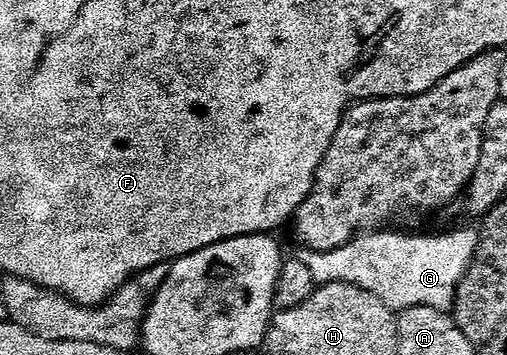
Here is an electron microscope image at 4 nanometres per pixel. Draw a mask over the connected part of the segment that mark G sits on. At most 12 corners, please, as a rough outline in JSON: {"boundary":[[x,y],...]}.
{"boundary":[[475,228],[369,231],[303,248],[318,285],[350,283],[394,311],[456,304]]}

